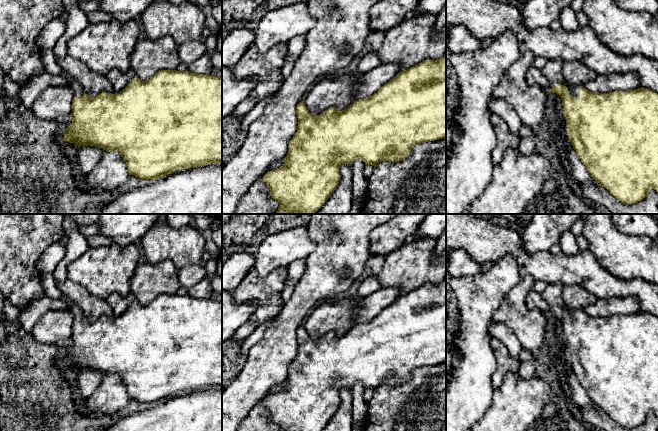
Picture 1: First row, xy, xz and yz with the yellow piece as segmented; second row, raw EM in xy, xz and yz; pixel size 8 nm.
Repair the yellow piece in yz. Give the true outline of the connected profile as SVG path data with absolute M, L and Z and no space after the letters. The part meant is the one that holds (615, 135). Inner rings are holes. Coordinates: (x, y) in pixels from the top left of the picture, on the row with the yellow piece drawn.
M561 59L548 60L541 71L548 80L549 91L561 97L568 137L591 177L627 204L643 200L651 189L658 192L658 93L643 87L610 93L591 92L565 81L563 63Z

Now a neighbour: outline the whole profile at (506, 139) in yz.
M491 112L490 121L495 130L497 144L492 151L492 162L498 164L508 149L517 148L521 142L519 135L513 134L505 121L497 114Z

